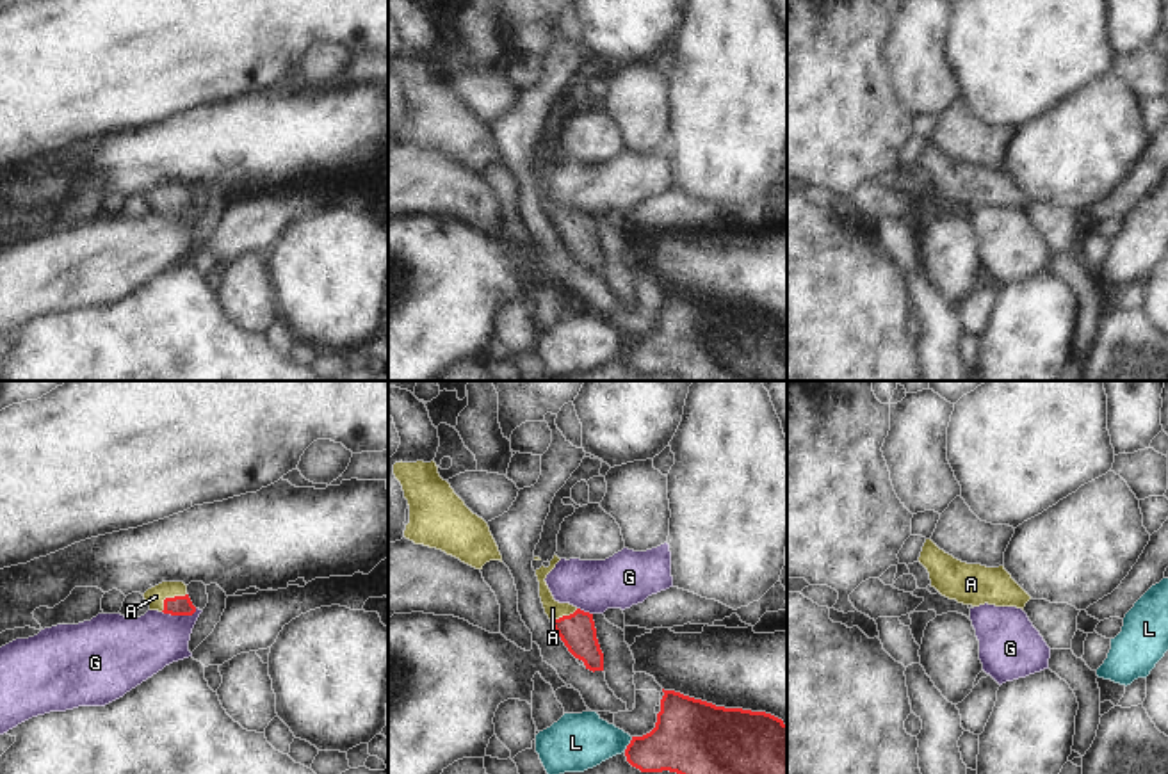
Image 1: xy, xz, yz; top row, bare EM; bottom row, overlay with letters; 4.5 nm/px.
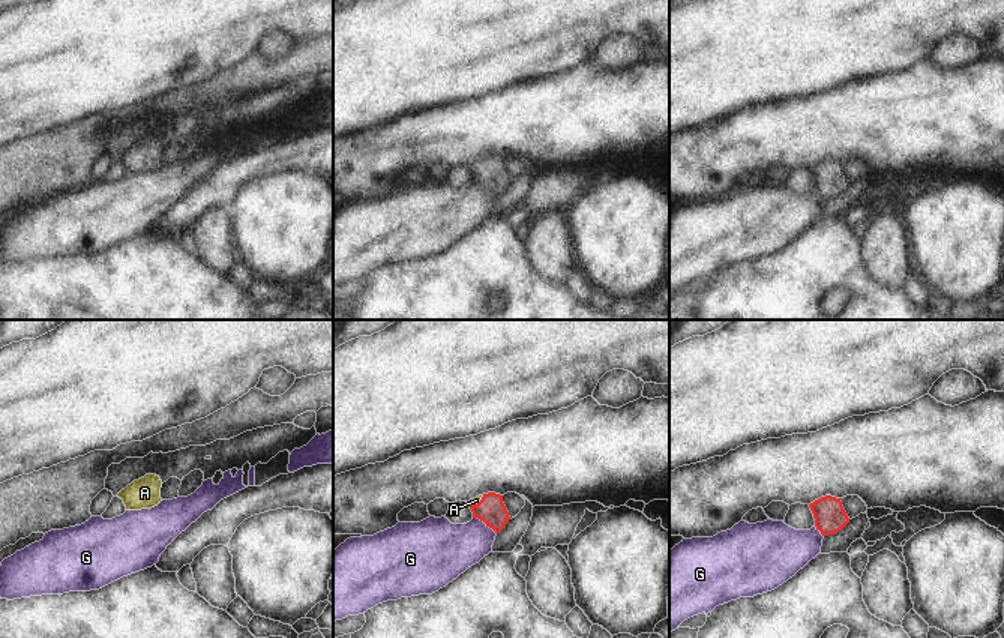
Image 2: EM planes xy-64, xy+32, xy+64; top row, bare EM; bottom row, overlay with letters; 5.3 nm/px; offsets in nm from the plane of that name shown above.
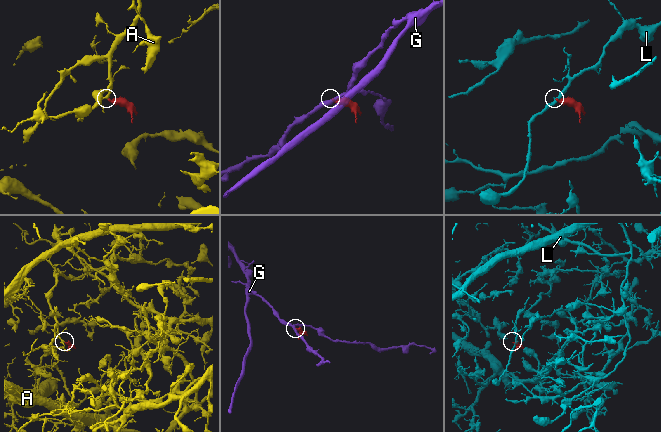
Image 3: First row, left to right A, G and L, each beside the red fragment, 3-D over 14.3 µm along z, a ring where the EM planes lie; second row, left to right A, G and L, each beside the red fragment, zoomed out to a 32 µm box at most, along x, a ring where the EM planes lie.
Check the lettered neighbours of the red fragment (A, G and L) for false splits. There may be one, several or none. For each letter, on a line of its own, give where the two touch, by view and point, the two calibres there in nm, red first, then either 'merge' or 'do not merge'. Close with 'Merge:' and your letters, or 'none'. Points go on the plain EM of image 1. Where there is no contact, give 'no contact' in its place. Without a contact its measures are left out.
A: contact xy (170, 200); calibres 100 and 90 nm; merge
G: contact xy (178, 216); calibres 100 and 280 nm; do not merge
L: contact xz (629, 346); calibres 300 and 260 nm; do not merge
Merge: A

